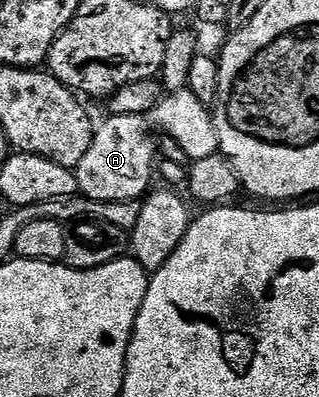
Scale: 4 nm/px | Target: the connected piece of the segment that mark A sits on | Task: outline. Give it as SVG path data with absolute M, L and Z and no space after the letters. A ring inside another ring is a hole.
M191 90L181 92L173 92L164 95L160 99L159 104L152 112L146 116L112 116L106 117L107 121L96 127L95 137L89 146L89 150L85 153L85 158L81 158L81 162L73 170L77 182L79 183L79 192L87 196L90 200L100 200L101 202L121 202L122 200L139 200L152 187L151 176L153 180L153 161L157 156L157 144L151 140L151 128L160 128L160 133L172 136L185 150L185 154L189 154L192 160L200 160L201 158L209 158L219 152L219 143L217 142L217 134L215 133L215 124L211 120L211 112L191 93Z

